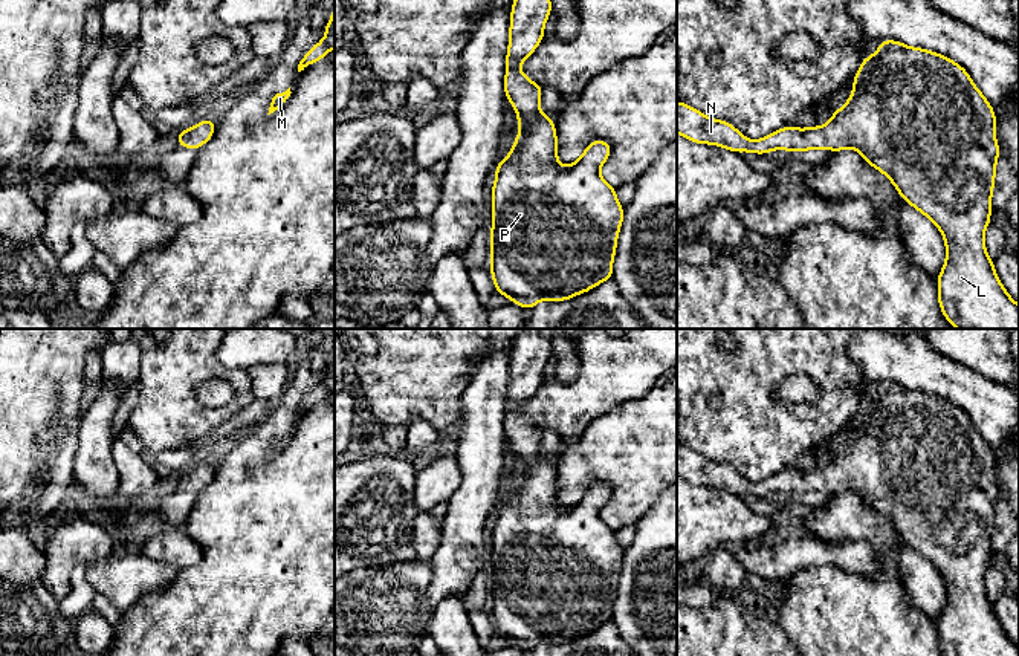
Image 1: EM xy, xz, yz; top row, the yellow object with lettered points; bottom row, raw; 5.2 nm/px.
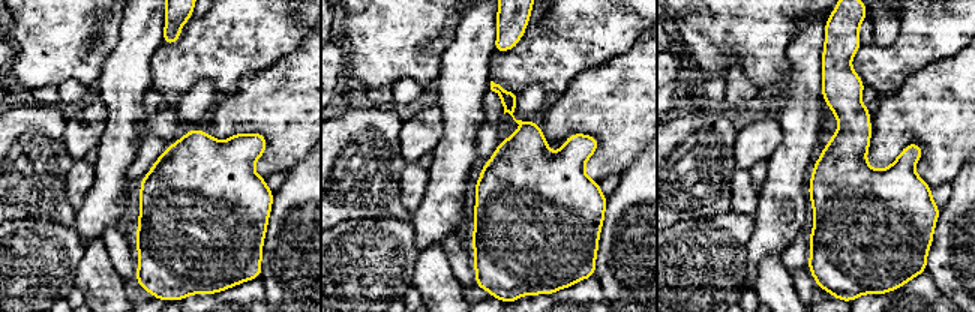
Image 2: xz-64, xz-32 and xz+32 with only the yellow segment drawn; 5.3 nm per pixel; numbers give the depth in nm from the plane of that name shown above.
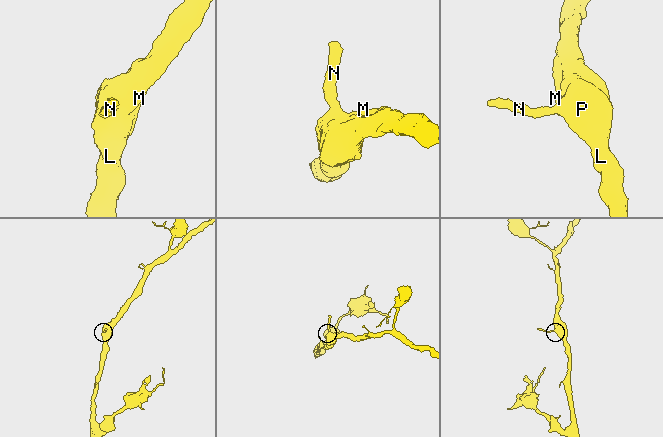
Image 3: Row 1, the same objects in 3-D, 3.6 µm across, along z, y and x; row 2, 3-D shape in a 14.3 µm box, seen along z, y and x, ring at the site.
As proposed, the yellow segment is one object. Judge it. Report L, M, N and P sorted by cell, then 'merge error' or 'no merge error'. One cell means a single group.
L M N P | no merge error

